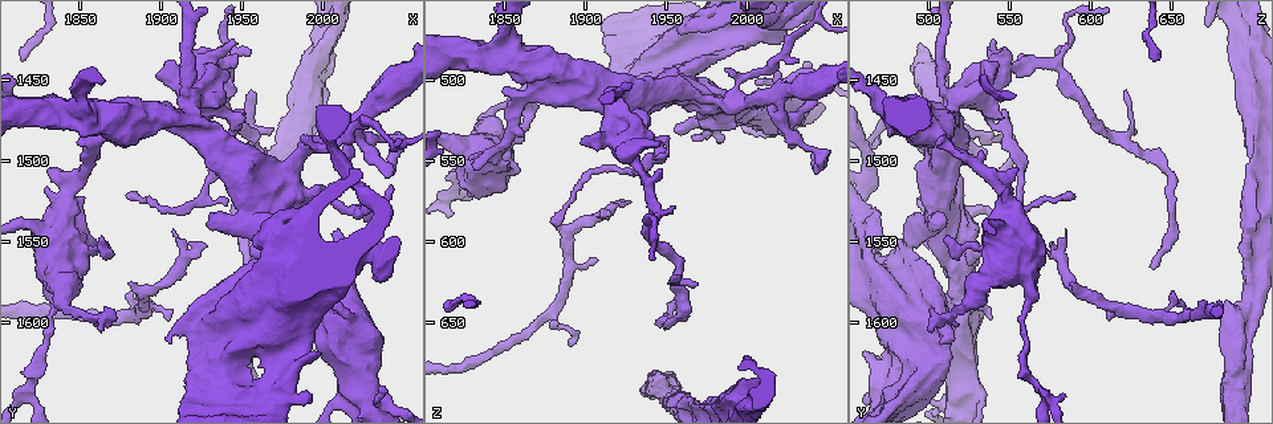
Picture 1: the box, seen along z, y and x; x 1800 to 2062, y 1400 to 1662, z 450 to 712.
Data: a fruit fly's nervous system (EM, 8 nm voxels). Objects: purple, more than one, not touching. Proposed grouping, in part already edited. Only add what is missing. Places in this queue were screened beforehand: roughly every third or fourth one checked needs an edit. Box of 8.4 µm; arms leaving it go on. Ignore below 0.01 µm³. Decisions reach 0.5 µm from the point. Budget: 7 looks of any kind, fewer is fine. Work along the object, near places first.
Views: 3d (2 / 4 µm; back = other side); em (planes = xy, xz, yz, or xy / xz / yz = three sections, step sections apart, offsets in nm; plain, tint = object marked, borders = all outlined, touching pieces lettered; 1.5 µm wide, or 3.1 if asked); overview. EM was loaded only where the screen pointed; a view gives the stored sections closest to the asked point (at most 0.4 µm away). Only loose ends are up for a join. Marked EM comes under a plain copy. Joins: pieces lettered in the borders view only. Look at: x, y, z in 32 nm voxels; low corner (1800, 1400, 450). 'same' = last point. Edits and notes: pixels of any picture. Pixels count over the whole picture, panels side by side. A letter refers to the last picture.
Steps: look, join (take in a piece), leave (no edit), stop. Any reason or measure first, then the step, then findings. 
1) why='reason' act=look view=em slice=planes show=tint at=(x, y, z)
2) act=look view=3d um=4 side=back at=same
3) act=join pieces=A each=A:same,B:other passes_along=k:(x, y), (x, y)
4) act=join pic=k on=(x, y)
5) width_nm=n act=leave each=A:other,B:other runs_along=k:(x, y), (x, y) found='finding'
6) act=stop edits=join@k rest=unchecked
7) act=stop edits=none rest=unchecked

why='thin end' act=look view=em slice=xy step=8 show=borders at=(2042, 1510, 544)

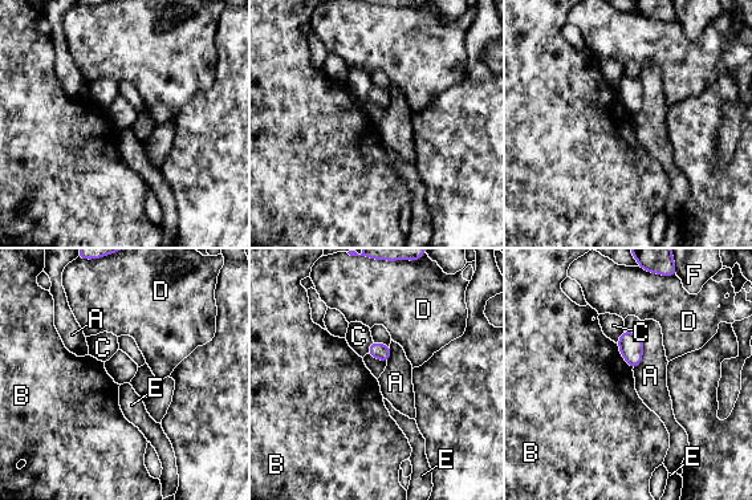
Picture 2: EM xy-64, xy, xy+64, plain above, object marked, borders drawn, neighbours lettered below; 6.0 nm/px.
act=look view=em slice=planes show=borders at=same

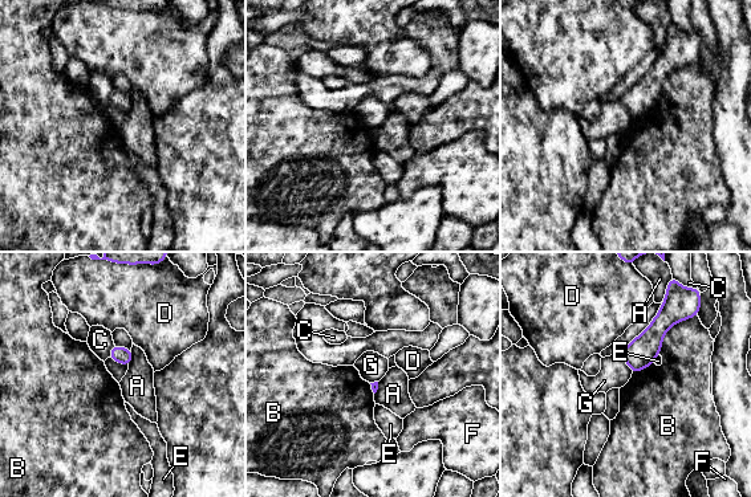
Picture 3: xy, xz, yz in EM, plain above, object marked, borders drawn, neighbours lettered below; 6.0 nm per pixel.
act=leave each=A:other,B:other,C:other,D:other,E:other,F:other,G:other border=3:(110, 357), (128, 365) found='no lettered piece goes on from it'

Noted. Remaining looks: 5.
why='thick end' act=look view=em slice=yz step=8 show=tint at=(2006, 1590, 502)

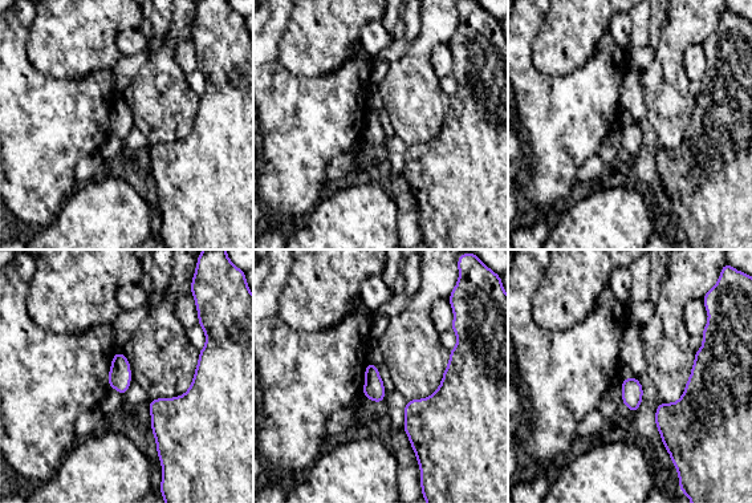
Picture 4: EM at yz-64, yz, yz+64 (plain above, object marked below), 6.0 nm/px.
act=look view=em slice=planes show=borders at=same

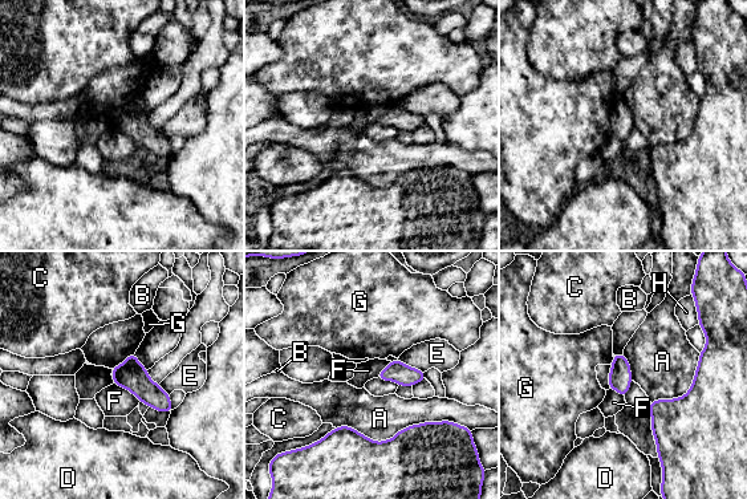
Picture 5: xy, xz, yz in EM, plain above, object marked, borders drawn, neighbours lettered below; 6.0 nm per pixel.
act=leave each=A:other,B:other,C:other,D:other,E:other,F:other,G:other,H:other border=5:(454, 422), (382, 441), (335, 427) found='no lettered piece goes on from it'

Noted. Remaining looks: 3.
why='thin end' act=look view=3d um=4 at=(2038, 1640, 490)

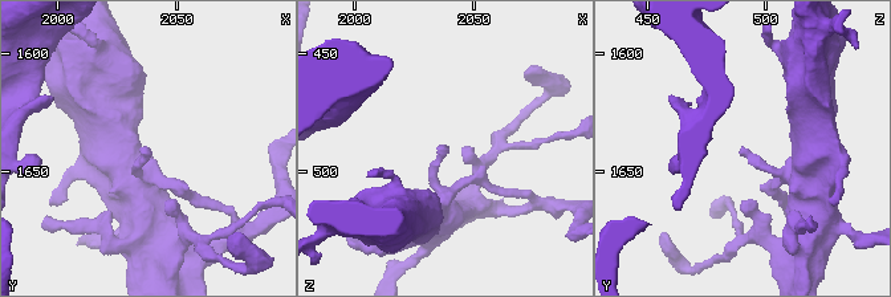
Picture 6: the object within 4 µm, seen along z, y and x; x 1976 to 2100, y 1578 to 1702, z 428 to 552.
act=look view=em slice=planes show=borders at=(2038, 1638, 490)

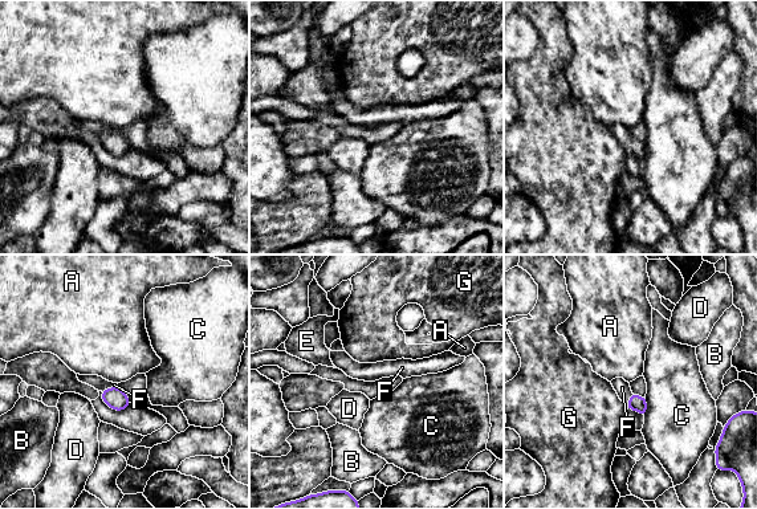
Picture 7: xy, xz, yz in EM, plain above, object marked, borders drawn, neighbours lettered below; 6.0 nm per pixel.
width_nm=100 act=join pieces=F each=A:other,B:other,C:other,D:other,E:other,F:same,G:other passes_along=7:(638, 403), (630, 398), (622, 387) found='it goes on there'

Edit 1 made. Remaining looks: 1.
act=stop edits=join@7 rest=unchecked

